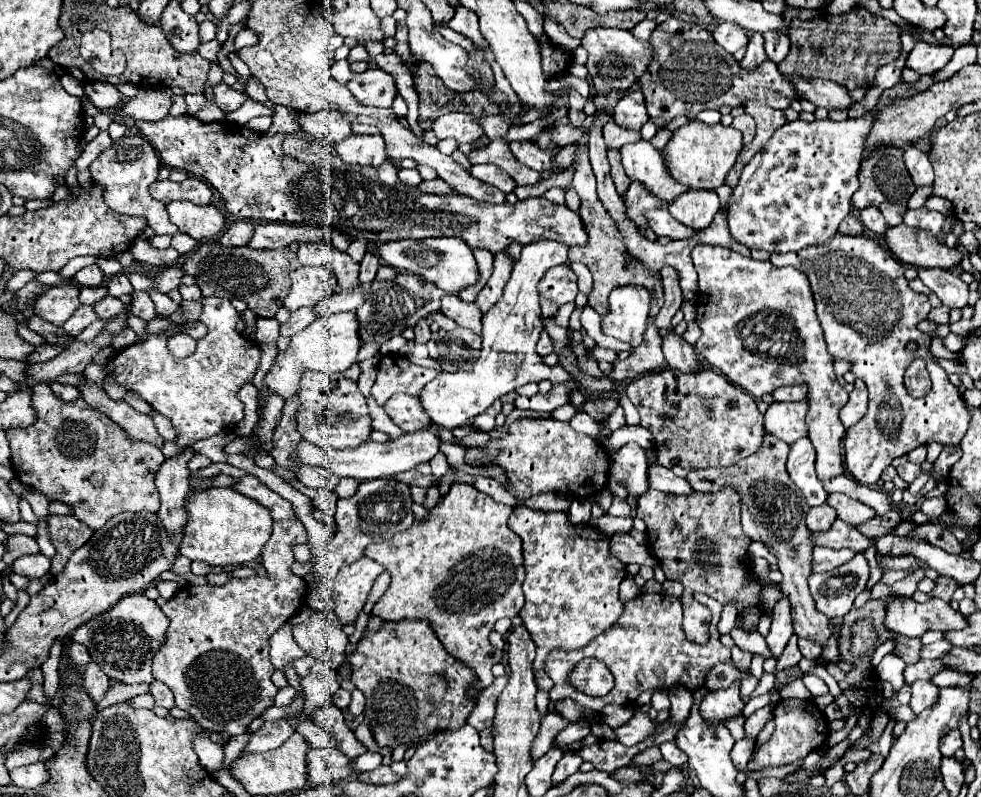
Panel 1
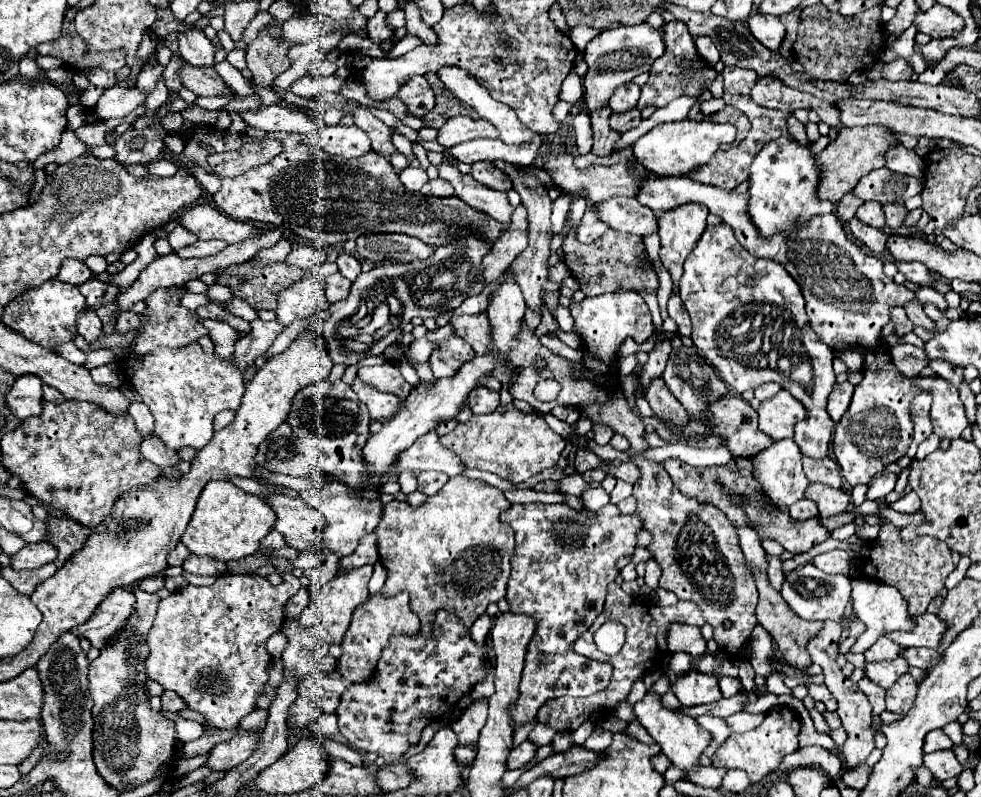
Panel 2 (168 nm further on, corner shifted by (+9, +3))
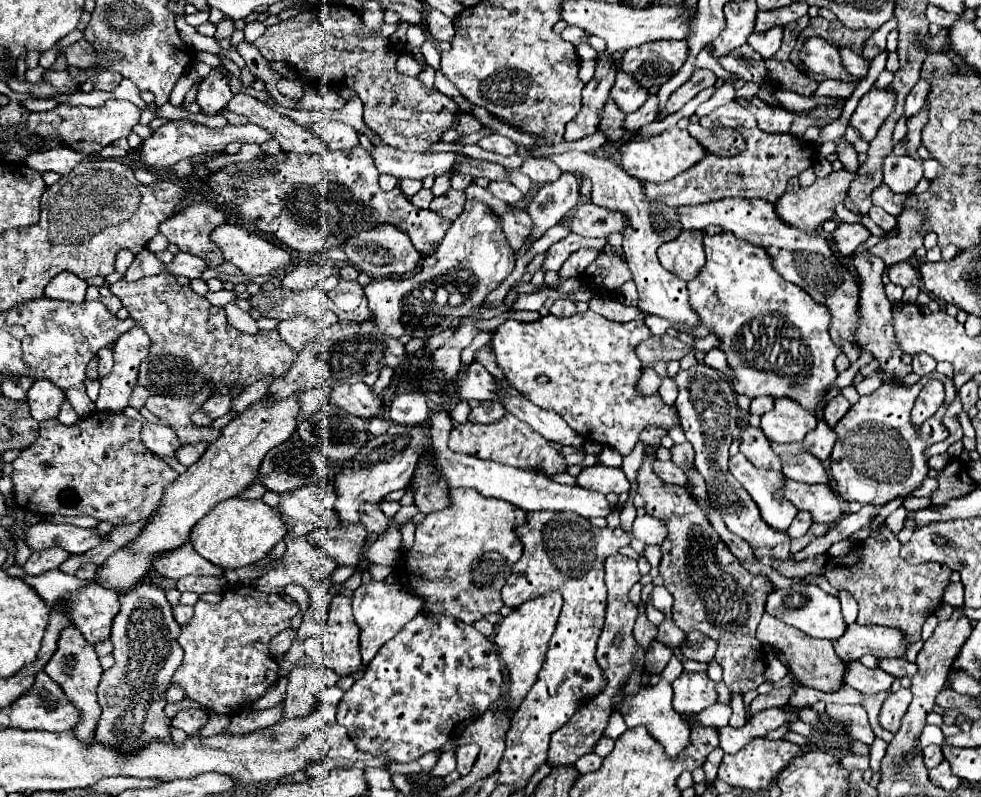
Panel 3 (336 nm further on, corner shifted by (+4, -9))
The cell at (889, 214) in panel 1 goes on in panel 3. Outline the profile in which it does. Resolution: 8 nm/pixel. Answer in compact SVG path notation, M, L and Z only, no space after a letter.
M841 222L833 234L833 240L841 254L853 254L859 248L859 244L863 244L869 236L871 232L863 224Z

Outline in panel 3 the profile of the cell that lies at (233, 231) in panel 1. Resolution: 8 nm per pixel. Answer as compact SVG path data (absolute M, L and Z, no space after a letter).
M179 252L173 262L167 264L167 270L175 276L187 276L187 278L199 278L207 270L207 262L199 256L191 256L187 252Z

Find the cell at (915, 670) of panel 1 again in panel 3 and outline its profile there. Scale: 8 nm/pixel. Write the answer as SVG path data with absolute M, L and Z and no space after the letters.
M849 662L847 664L847 674L845 674L845 684L851 688L863 692L863 694L879 694L891 688L895 682L895 676L887 674L881 668L869 670L861 662Z

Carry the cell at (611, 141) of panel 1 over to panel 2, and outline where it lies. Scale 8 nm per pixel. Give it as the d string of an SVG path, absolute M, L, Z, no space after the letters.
M632 108L630 112L614 112L610 116L610 126L616 130L616 132L626 132L626 130L632 130L640 124L642 120L642 114L638 108Z

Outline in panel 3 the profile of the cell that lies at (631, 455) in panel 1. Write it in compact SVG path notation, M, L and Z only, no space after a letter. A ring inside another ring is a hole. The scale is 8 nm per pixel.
M591 310L577 312L569 318L559 316L545 316L537 322L519 322L519 320L505 320L493 334L491 348L499 360L499 368L505 372L507 380L515 384L517 390L521 390L533 404L537 404L543 410L555 410L563 416L563 420L579 432L585 440L595 440L603 446L615 448L621 456L629 456L639 440L639 432L645 426L663 426L669 430L671 426L679 424L677 410L663 404L661 396L641 396L635 390L635 384L641 374L641 360L635 354L635 348L639 342L651 338L651 330L643 320L631 320L631 322L613 322L607 320ZM547 374L549 384L541 386L537 384L537 376Z

